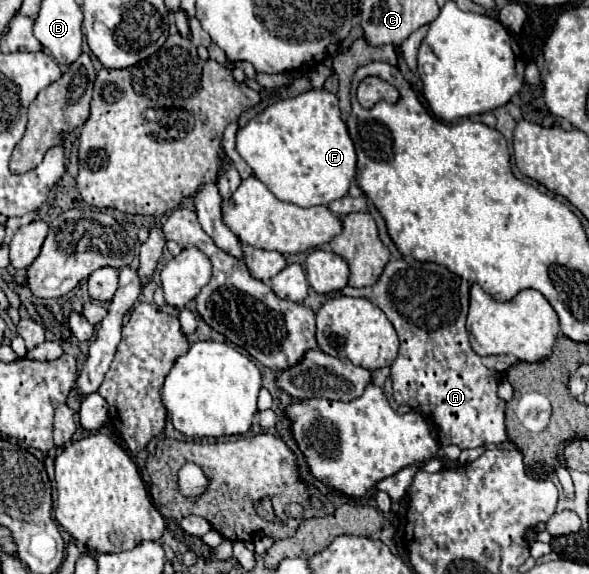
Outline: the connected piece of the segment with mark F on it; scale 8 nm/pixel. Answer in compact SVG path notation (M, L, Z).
M325 88L307 90L295 98L279 100L259 112L237 132L235 144L239 156L249 164L253 174L283 202L293 202L297 206L309 208L319 204L329 204L347 194L351 180L355 178L355 146L347 134L347 126L339 114L339 98Z

